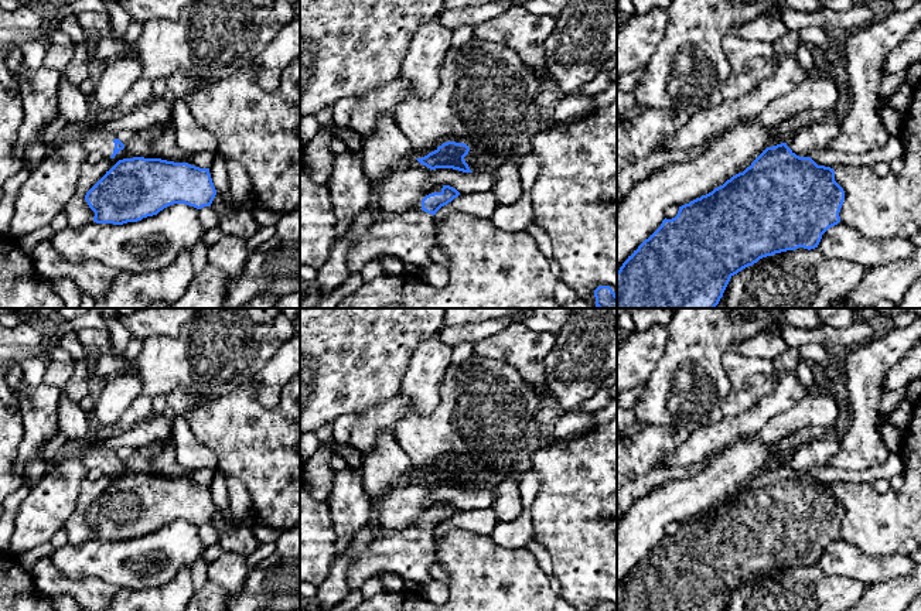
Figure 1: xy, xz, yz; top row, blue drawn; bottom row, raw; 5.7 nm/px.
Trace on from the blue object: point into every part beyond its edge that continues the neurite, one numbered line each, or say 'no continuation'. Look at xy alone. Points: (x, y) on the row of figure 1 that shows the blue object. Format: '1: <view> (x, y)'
1: xy (102, 142)

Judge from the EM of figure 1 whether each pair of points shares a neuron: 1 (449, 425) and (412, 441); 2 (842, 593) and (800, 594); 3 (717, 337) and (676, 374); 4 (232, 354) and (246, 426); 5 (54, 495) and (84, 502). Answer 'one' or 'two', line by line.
1: one
2: one
3: one
4: two
5: two

